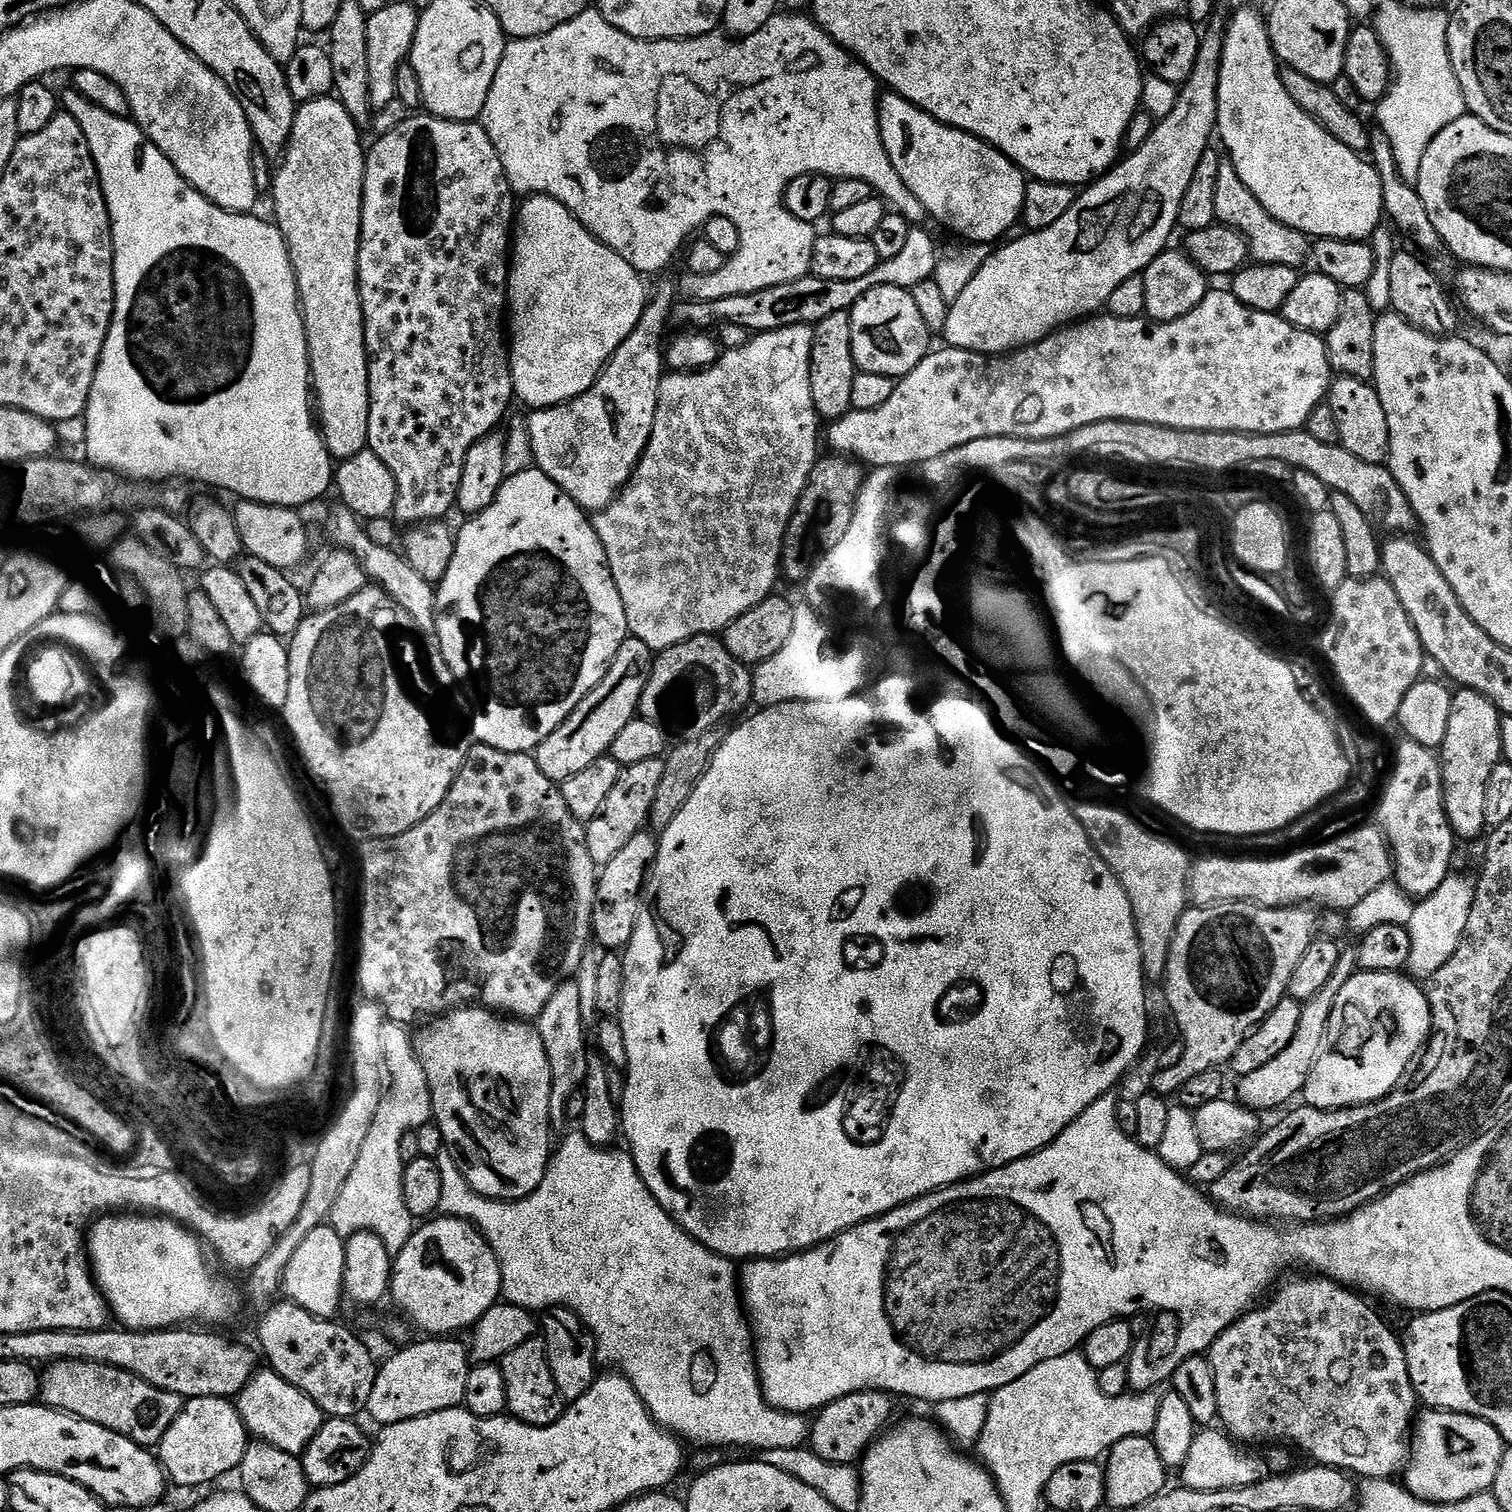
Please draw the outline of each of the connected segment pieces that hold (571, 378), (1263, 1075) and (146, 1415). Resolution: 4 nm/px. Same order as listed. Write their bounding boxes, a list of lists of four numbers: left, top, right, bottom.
[[507,194,646,410],[1235,950,1358,1114],[38,1360,186,1450]]

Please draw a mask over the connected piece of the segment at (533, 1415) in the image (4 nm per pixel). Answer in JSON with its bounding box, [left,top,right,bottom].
[498,1339,566,1428]

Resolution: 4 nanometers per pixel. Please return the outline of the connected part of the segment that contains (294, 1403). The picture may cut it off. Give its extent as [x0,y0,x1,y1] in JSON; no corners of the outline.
[238,1370,326,1457]

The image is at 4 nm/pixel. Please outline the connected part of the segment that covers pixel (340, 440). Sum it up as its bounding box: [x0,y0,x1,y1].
[270,96,370,462]

